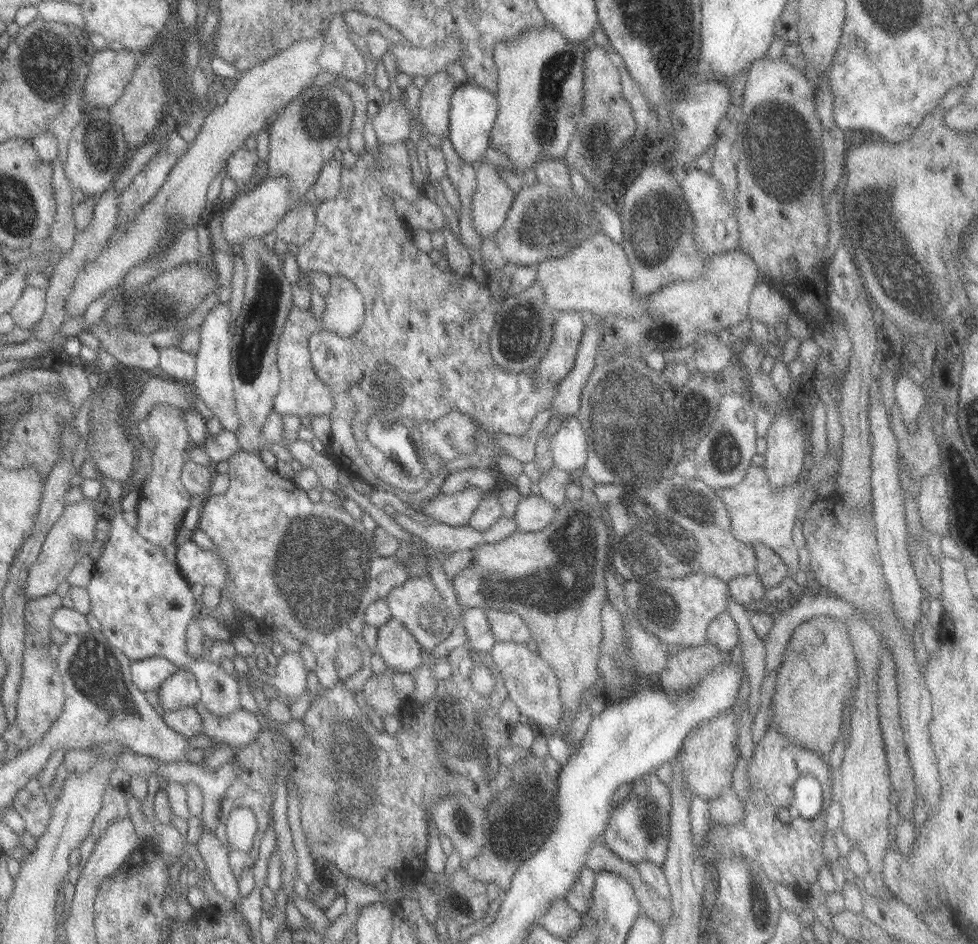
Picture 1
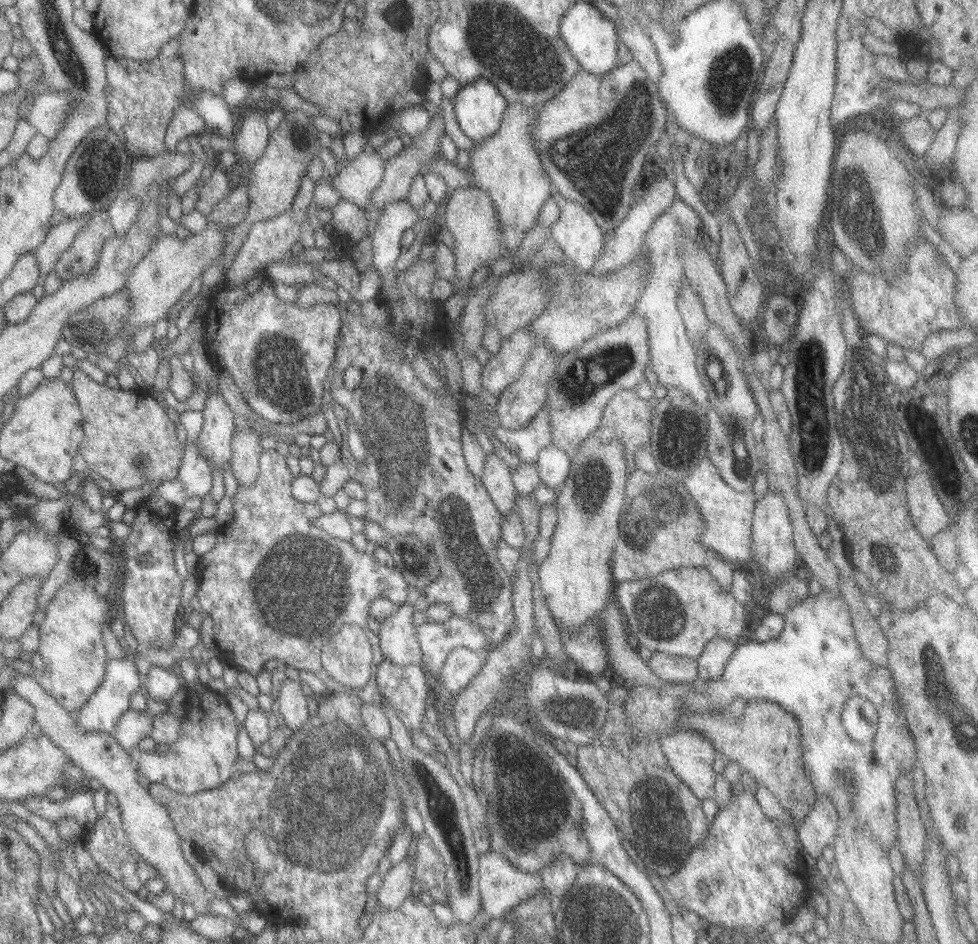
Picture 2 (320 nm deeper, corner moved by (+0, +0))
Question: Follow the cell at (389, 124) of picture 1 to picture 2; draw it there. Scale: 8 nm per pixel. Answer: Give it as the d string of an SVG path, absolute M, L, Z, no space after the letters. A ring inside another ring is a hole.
M363 149L355 157L342 162L338 173L330 178L340 200L346 200L364 209L371 191L382 179L384 162L376 153L368 155Z

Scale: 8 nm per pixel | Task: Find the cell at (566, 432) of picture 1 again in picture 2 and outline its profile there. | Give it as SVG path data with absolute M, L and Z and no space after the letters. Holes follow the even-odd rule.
M545 446L534 462L541 484L558 491L569 475L569 457L557 447Z

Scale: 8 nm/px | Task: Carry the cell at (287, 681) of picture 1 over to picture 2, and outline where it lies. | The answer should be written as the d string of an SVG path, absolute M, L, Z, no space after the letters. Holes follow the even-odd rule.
M288 678L285 679L279 691L275 693L275 697L277 706L279 706L277 712L283 718L285 727L293 732L303 726L308 714L305 706L305 696L303 696L301 690L301 682L296 683Z

